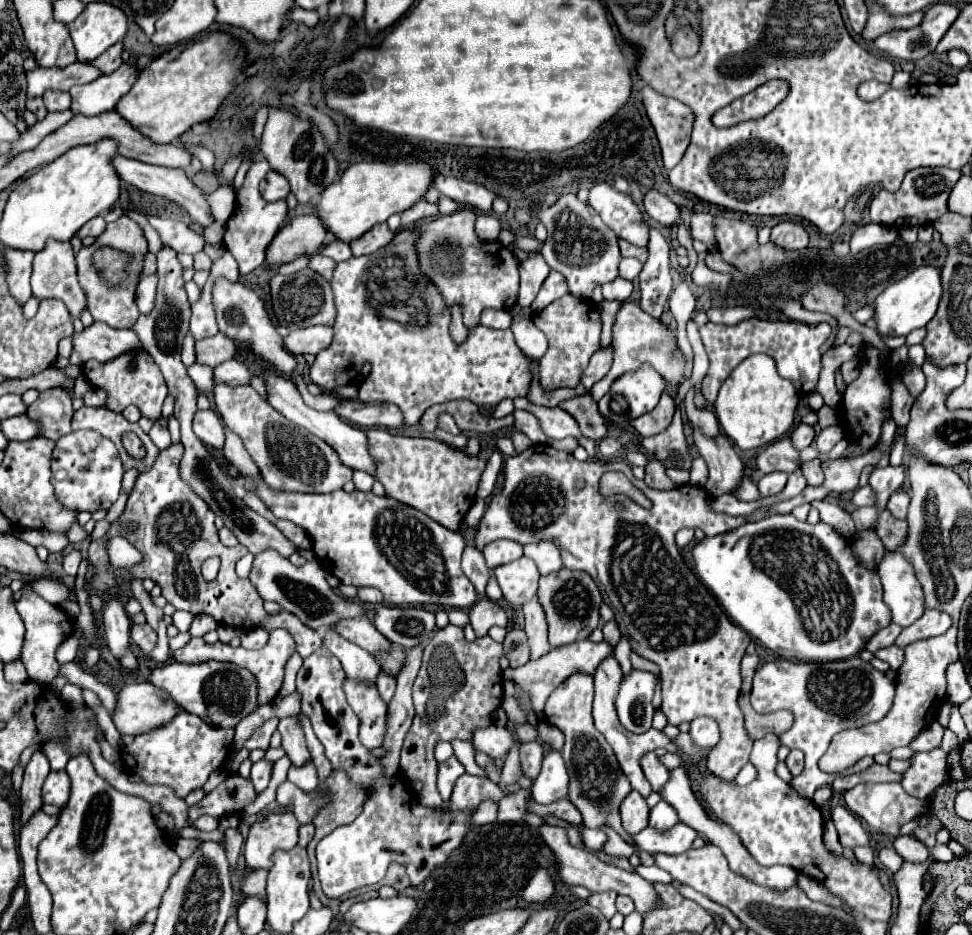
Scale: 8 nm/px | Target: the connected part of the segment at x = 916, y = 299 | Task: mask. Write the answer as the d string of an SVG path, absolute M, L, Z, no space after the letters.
M919 266L909 272L905 278L897 280L889 288L885 288L875 300L875 320L881 334L889 336L907 336L911 330L927 326L927 322L935 316L937 304L941 300L941 268L939 266Z

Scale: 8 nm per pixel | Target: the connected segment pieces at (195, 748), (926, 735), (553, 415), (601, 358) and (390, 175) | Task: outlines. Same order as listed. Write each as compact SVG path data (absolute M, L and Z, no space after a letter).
M181 712L173 718L173 724L159 728L157 732L139 734L135 740L123 748L121 760L123 770L129 774L137 774L145 784L165 784L173 788L179 798L185 798L189 792L201 788L209 774L221 770L231 748L233 748L233 730L213 728L199 716Z
M933 722L929 724L909 746L915 750L915 752L923 752L923 750L933 750L941 744L941 738L943 738L943 726L939 722Z
M517 397L513 400L516 409L525 409L539 419L543 432L553 438L553 440L561 440L565 436L573 436L575 440L579 440L579 444L583 446L589 454L589 460L596 457L596 443L593 440L585 438L575 422L573 416L569 416L565 410L561 408L545 408L545 406L535 406L529 402L527 397Z
M607 346L607 348L599 348L593 356L591 356L591 362L589 366L585 368L583 376L581 376L581 384L589 390L597 380L601 380L609 368L613 364L613 346Z
M425 160L417 162L361 162L349 166L341 180L331 184L321 200L319 200L319 218L325 228L337 236L337 240L351 242L371 230L375 224L387 222L387 218L395 212L403 212L419 202L425 192L431 188L433 178L437 176L437 168Z

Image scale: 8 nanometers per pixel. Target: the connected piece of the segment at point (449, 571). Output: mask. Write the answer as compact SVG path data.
M259 484L255 494L271 508L277 518L285 518L301 526L313 540L313 552L323 568L335 574L343 584L353 586L373 586L385 596L389 606L423 606L439 604L443 608L461 608L469 610L477 600L473 584L461 572L461 554L465 550L465 540L459 532L443 528L439 522L421 514L415 508L409 508L393 498L381 498L373 492L333 492L333 494L285 494L273 492L267 484Z

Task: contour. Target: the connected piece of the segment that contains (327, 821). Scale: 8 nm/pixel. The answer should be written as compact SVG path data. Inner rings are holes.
M335 770L333 776L329 776L329 784L327 786L331 788L333 804L329 804L329 808L325 808L325 812L319 812L313 818L315 838L307 846L307 854L309 854L309 862L311 862L311 874L313 874L313 890L319 896L321 902L325 898L325 892L321 890L321 884L317 880L315 846L317 846L317 842L323 836L327 836L329 832L333 832L335 828L353 822L361 814L365 802L369 800L369 788L367 788L367 784L353 782L343 770Z

